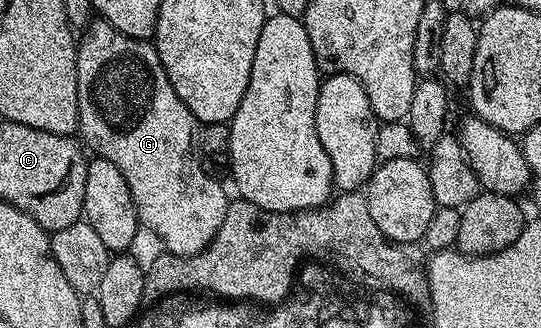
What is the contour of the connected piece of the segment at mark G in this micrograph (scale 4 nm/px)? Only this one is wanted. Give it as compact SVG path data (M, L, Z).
M101 18L95 19L82 33L84 33L83 36L80 36L76 44L78 50L78 57L76 58L76 98L78 99L77 135L80 137L81 143L87 149L90 147L97 159L112 162L112 166L116 166L116 170L120 170L120 174L124 174L124 182L128 182L128 190L132 194L132 202L138 215L139 225L145 231L147 228L148 231L155 232L162 239L162 244L166 247L163 249L169 255L195 256L198 252L204 251L212 242L212 238L216 234L220 222L224 222L224 214L228 205L228 195L226 196L225 190L214 181L217 179L211 173L204 171L196 155L194 137L200 127L199 121L194 119L194 116L188 110L188 106L184 106L184 102L176 94L176 90L172 86L172 82L160 62L158 51L154 49L154 45L150 40L132 38L128 34L116 30L109 22Z

